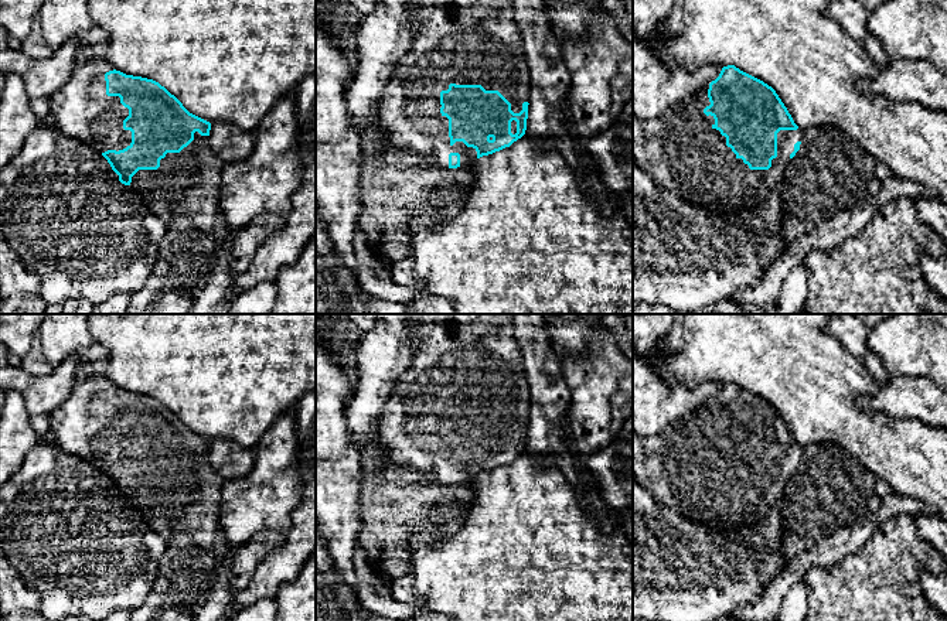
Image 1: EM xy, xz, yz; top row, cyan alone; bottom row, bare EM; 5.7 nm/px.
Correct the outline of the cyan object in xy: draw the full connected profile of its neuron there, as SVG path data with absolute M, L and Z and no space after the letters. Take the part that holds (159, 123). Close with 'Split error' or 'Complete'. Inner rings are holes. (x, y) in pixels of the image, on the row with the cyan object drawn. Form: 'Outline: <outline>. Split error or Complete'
Outline: M106 44L79 48L71 79L48 98L51 113L57 117L57 127L65 136L81 140L101 153L122 184L137 188L146 198L151 215L164 226L181 221L204 233L221 233L219 195L225 164L210 147L211 123L190 113L159 82L116 71L106 58L106 50Z. Split error

